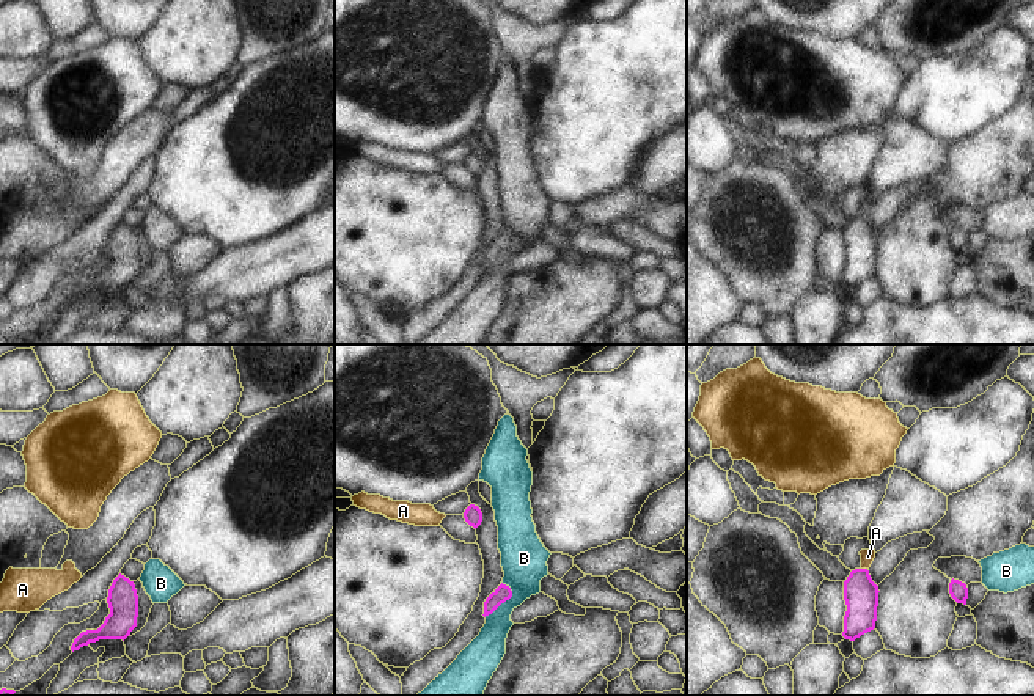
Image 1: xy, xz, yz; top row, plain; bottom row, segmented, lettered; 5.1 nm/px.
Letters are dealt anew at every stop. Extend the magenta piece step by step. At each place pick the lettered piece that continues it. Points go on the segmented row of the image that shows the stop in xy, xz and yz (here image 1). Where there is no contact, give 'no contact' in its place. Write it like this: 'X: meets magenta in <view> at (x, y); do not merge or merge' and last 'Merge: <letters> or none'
A: meets magenta in yz at (865, 569); merge
B: meets magenta in xz at (503, 602); do not merge
Merge: A

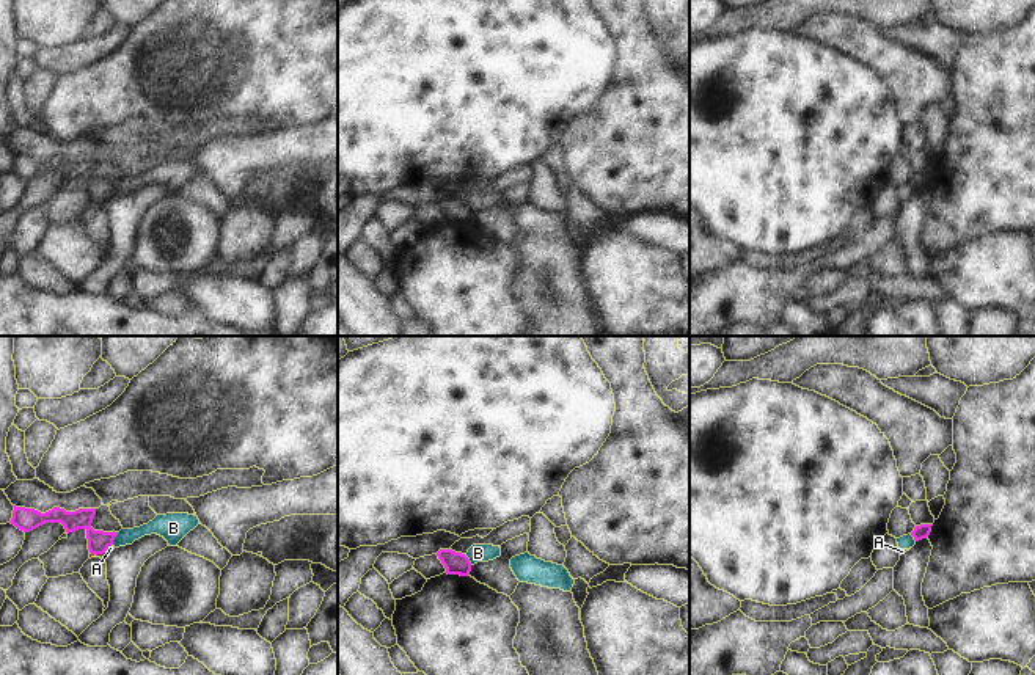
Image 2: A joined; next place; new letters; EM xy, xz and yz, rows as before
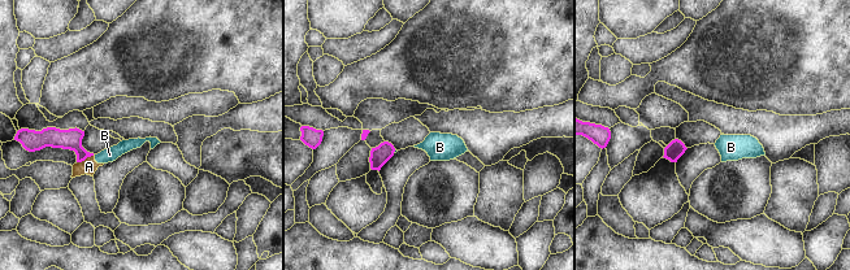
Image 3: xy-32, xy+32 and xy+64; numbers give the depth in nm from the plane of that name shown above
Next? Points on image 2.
A: meets magenta in xy at (101, 553); do not merge
B: meets magenta in xy at (113, 539); do not merge
Merge: none

